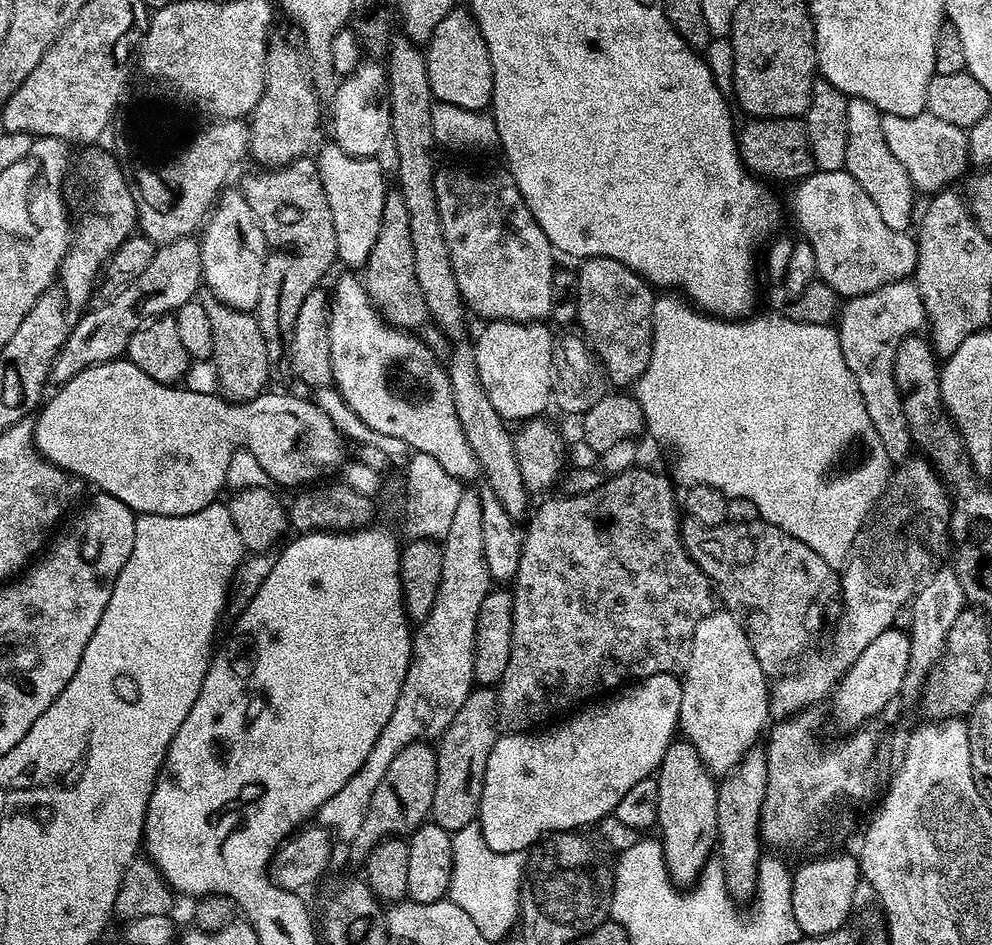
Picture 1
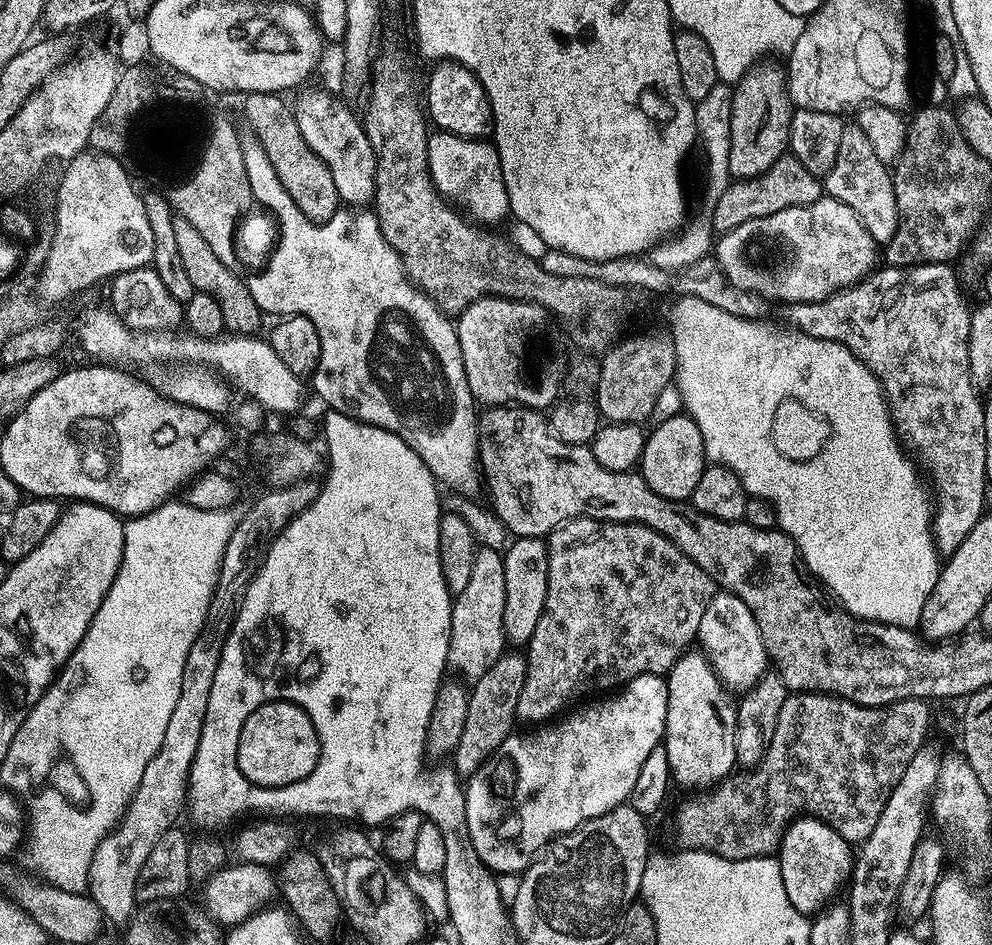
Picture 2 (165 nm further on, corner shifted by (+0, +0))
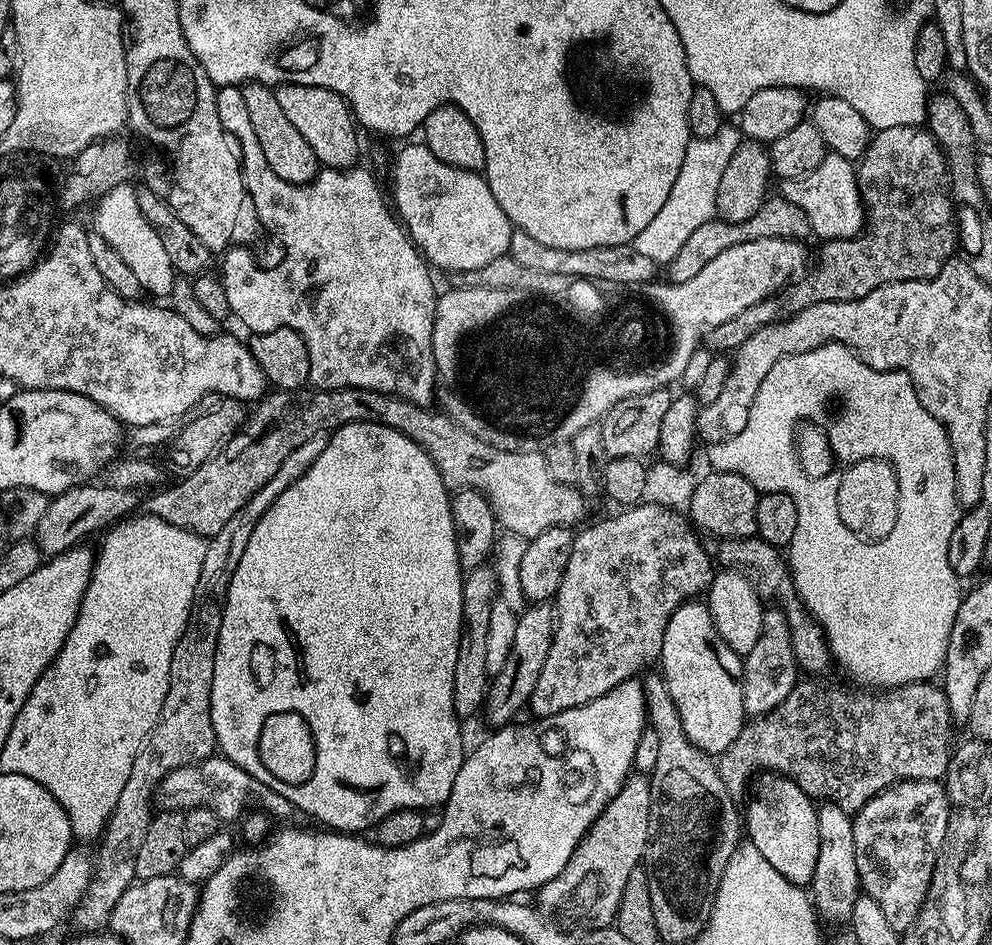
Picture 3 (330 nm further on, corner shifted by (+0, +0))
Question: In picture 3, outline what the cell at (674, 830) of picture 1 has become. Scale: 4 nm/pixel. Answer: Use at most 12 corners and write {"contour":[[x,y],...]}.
{"contour":[[707,603],[674,610],[658,664],[702,752],[744,728],[740,655]]}

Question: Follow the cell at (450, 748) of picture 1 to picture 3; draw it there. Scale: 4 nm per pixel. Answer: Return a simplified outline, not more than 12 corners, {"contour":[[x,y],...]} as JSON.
{"contour":[[554,608],[516,617],[506,666],[491,677],[482,709],[508,726],[532,699],[550,654]]}

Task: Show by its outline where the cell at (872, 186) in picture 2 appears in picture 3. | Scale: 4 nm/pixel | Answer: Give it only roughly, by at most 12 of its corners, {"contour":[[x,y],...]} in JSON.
{"contour":[[829,151],[779,185],[811,235],[851,240],[866,223],[853,161]]}

